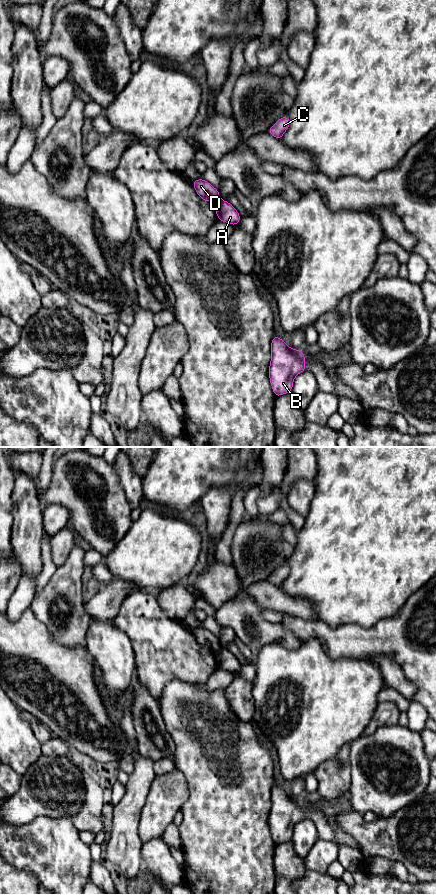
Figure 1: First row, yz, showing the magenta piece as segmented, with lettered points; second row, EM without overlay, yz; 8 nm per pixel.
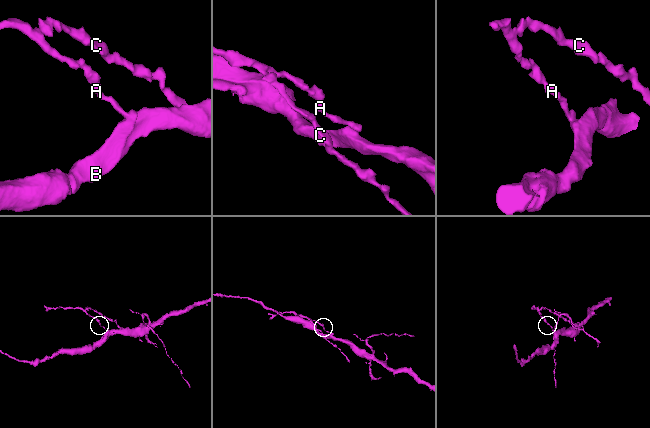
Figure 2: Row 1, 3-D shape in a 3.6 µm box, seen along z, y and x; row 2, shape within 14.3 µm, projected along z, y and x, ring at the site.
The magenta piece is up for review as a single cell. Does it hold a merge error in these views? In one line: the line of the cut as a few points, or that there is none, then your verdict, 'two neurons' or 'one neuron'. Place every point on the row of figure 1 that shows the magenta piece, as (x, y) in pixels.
cut yz (220, 199), (215, 204); two neurons

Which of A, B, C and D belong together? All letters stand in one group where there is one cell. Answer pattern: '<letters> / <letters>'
A B / C D

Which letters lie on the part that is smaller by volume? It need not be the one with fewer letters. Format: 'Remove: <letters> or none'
Remove: C, D

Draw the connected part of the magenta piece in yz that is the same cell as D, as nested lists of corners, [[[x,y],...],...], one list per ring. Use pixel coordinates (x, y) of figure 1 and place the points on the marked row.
[[[197,179],[193,181],[192,184],[198,196],[205,202],[211,201],[212,203],[216,204],[221,200],[219,191],[206,180]]]

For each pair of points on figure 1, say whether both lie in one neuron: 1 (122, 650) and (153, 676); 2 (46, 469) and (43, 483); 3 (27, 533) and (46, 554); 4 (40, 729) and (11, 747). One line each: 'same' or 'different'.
1: different
2: same
3: different
4: different

